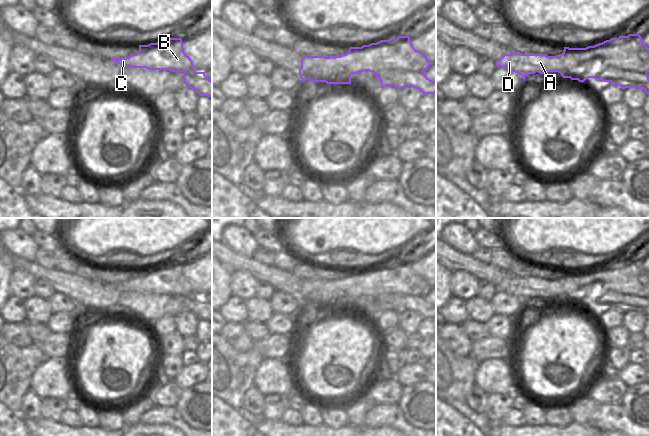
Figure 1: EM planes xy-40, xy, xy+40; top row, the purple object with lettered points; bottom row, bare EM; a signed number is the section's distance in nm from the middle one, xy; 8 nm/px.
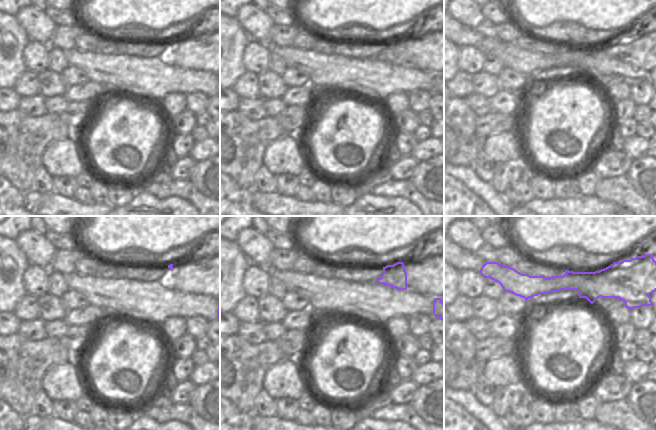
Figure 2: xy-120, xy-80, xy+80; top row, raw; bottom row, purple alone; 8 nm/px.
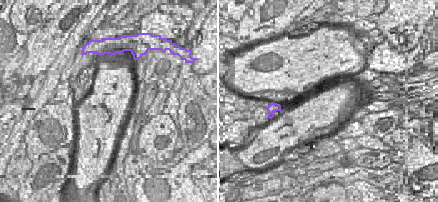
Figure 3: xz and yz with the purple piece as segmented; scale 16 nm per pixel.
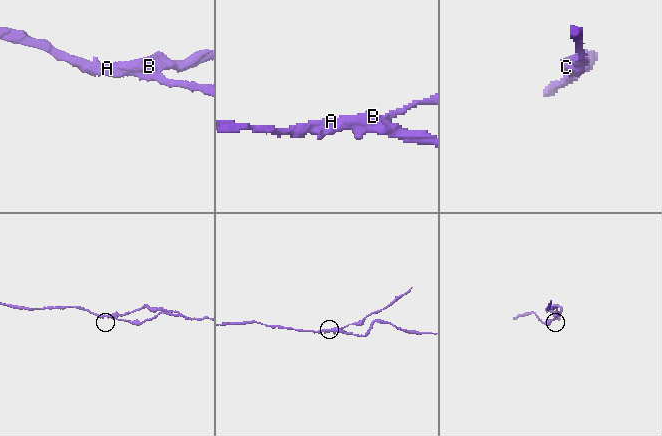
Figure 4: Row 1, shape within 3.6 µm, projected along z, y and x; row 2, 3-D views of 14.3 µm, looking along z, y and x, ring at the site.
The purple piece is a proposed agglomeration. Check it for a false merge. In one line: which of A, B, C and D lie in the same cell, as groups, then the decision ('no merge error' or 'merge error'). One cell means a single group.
A D / B C | merge error

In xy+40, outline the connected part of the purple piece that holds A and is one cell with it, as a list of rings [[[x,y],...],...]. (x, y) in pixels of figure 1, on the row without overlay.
[[[520,276],[504,278],[495,287],[497,290],[520,298],[524,305],[527,298],[536,296],[540,298],[558,296],[563,301],[565,291],[570,289],[568,282],[562,284],[559,279],[548,280],[547,278],[522,278]]]

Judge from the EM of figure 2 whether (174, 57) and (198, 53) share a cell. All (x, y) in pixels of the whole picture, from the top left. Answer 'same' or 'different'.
same

